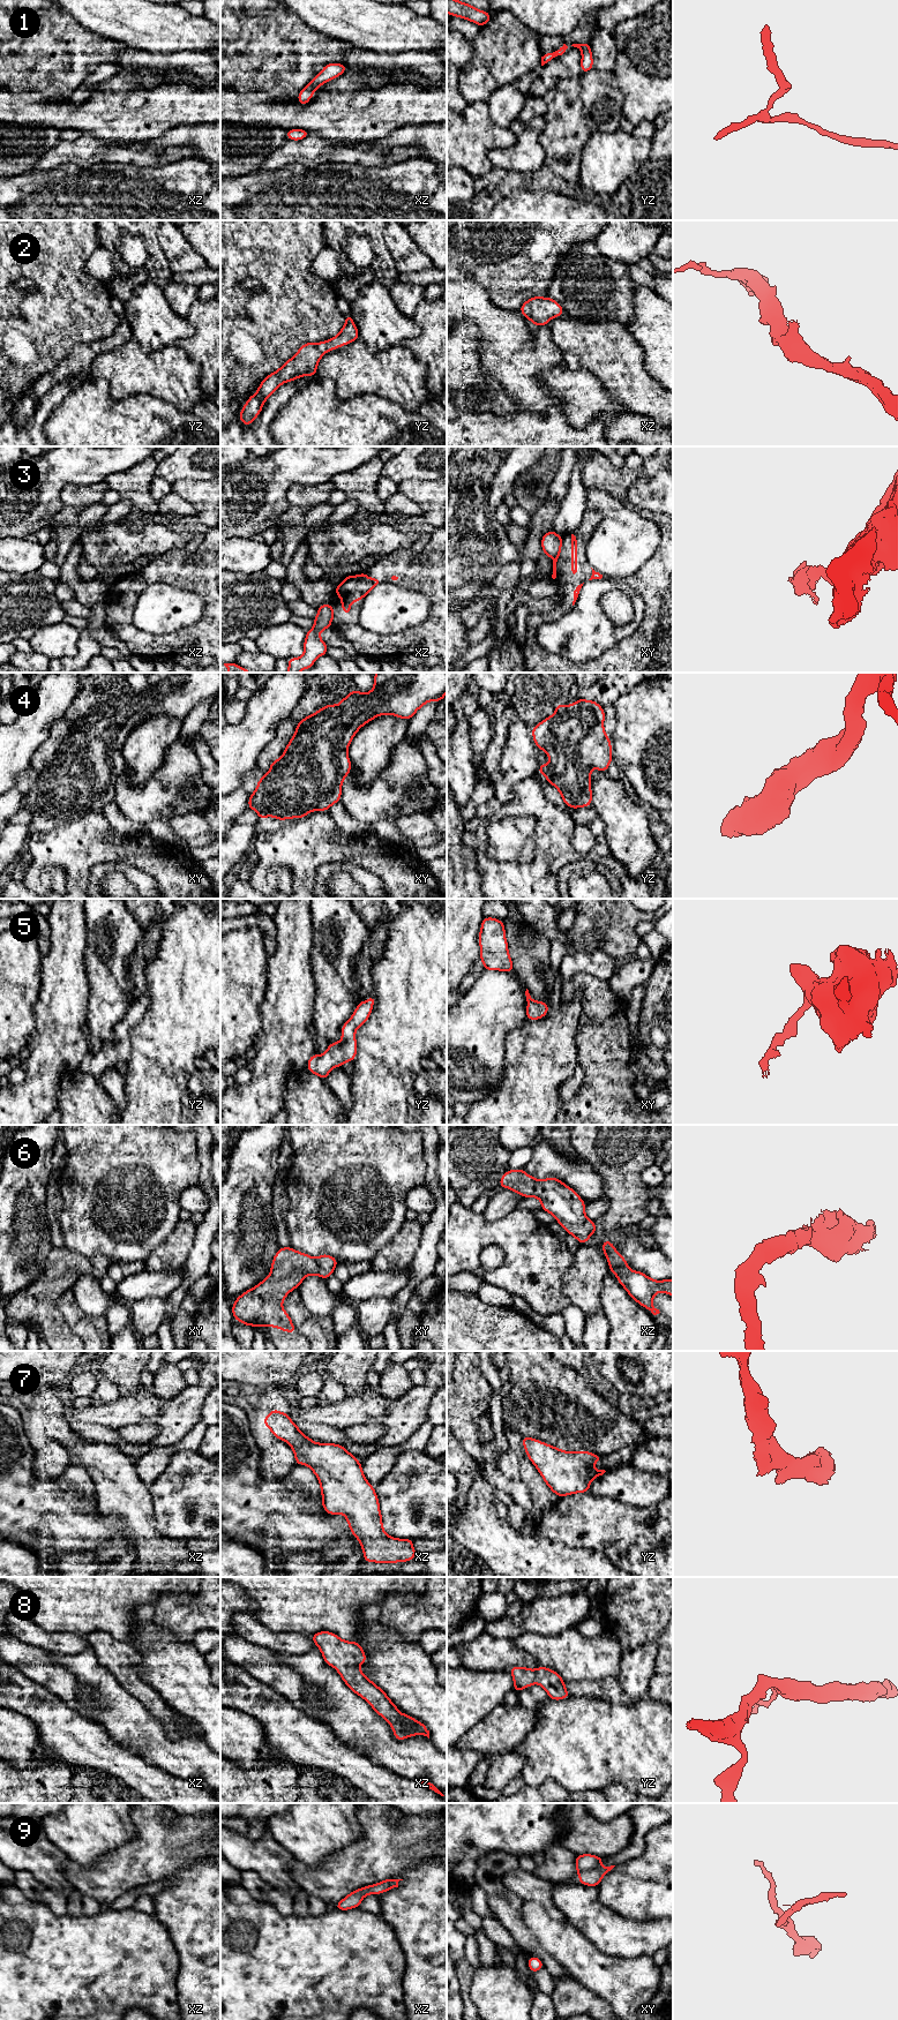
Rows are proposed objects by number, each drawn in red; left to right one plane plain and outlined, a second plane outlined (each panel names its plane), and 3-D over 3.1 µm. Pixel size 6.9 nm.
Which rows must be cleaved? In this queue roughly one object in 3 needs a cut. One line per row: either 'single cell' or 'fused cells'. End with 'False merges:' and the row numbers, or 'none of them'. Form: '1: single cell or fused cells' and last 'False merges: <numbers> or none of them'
1: single cell
2: single cell
3: fused cells
4: single cell
5: single cell
6: single cell
7: single cell
8: single cell
9: fused cells
False merges: 3, 9

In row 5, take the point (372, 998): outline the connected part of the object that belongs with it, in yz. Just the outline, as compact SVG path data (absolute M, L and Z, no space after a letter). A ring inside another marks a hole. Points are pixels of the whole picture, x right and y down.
M372 994L368 1000L360 1001L350 1020L342 1026L342 1041L329 1044L323 1054L312 1054L307 1069L322 1080L327 1080L330 1071L341 1067L344 1062L353 1061L357 1056L356 1030L371 1016L373 1005L376 1003Z

